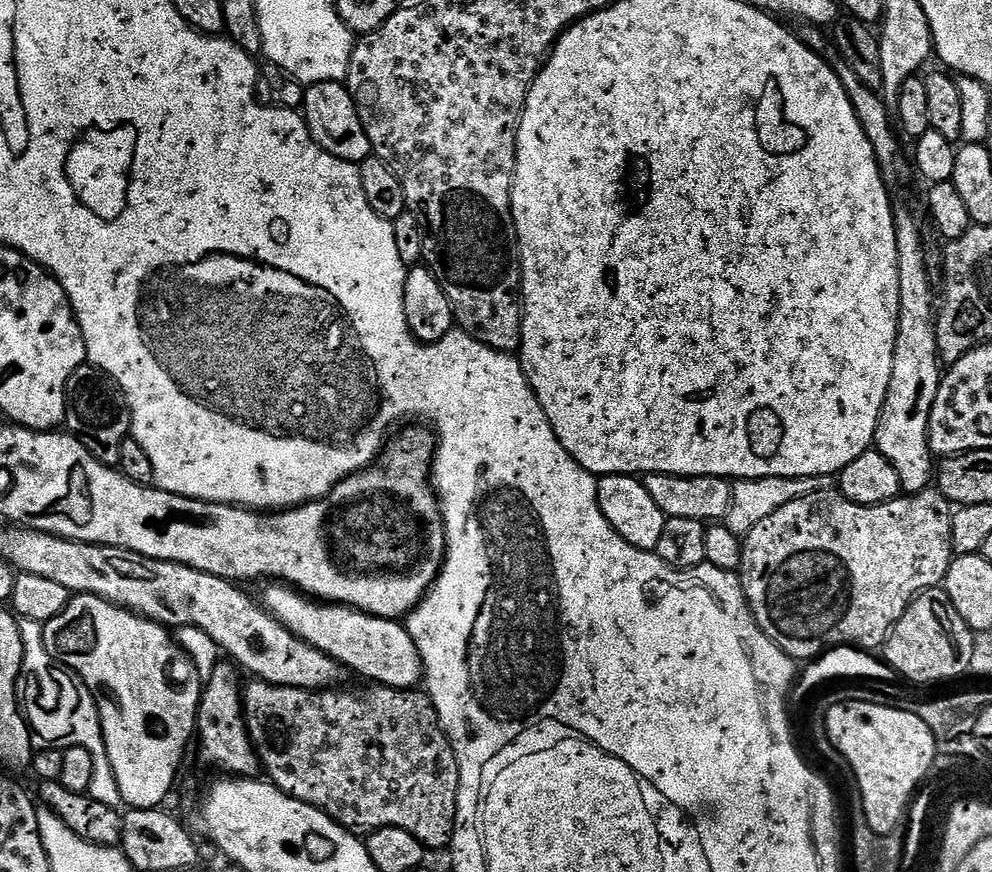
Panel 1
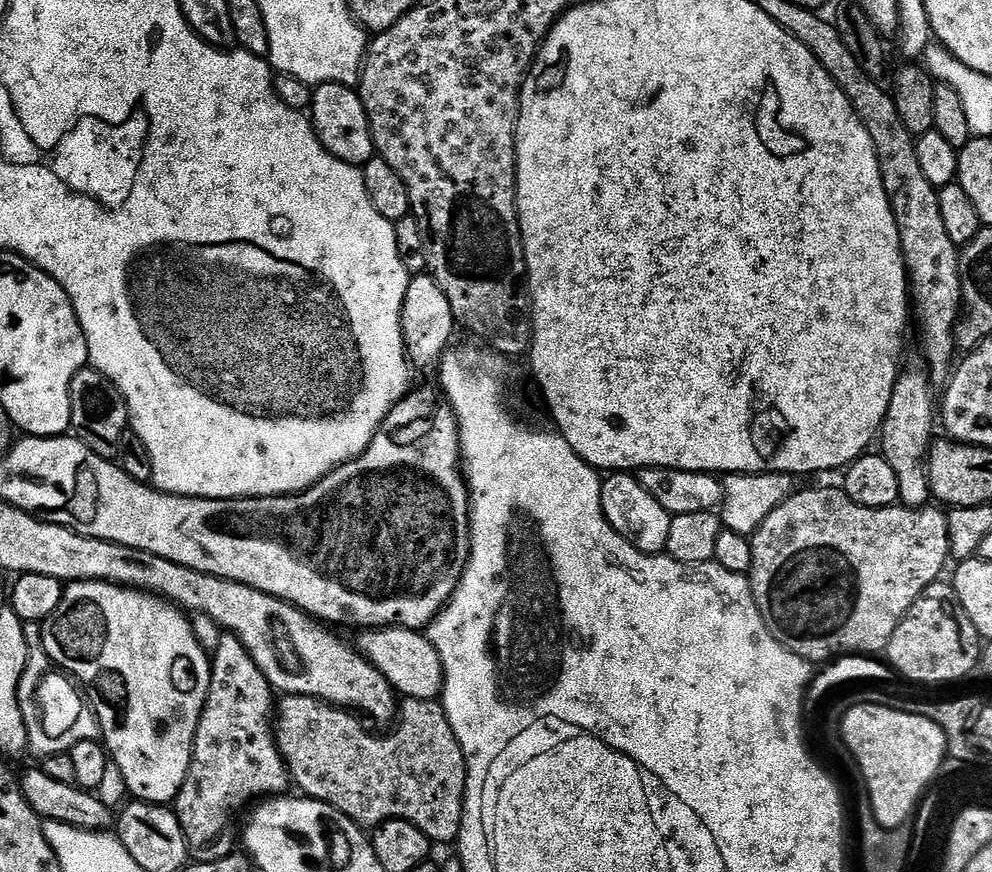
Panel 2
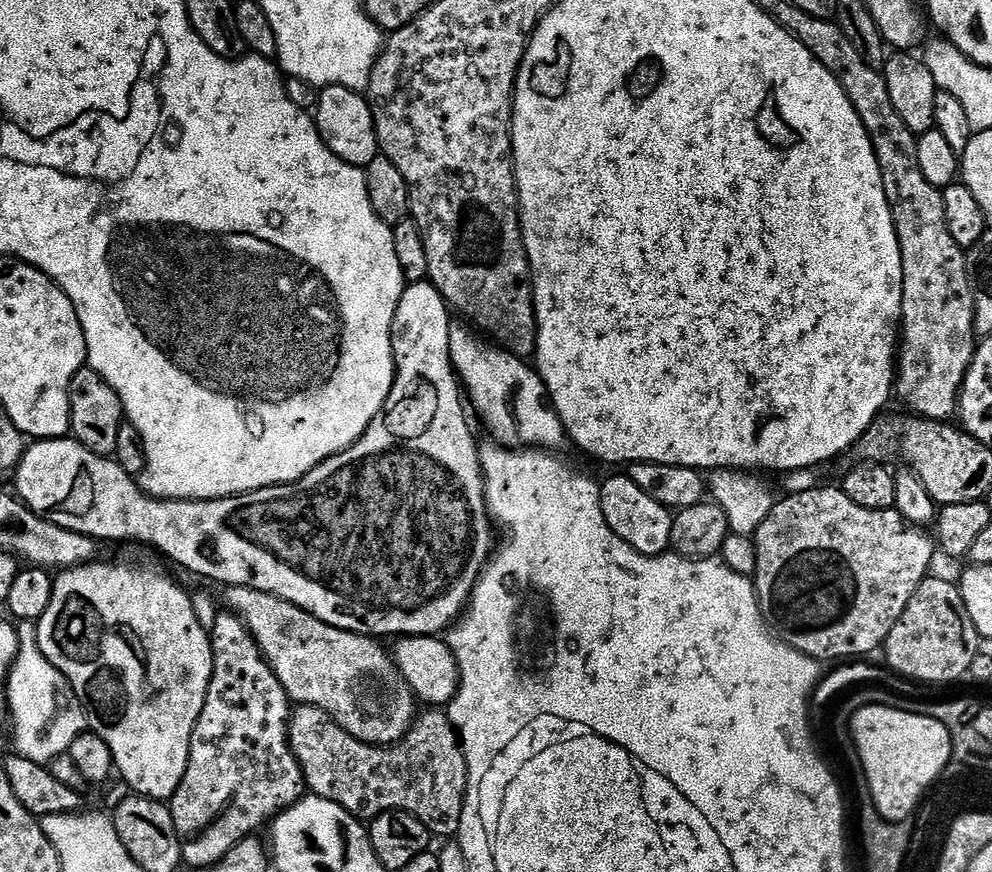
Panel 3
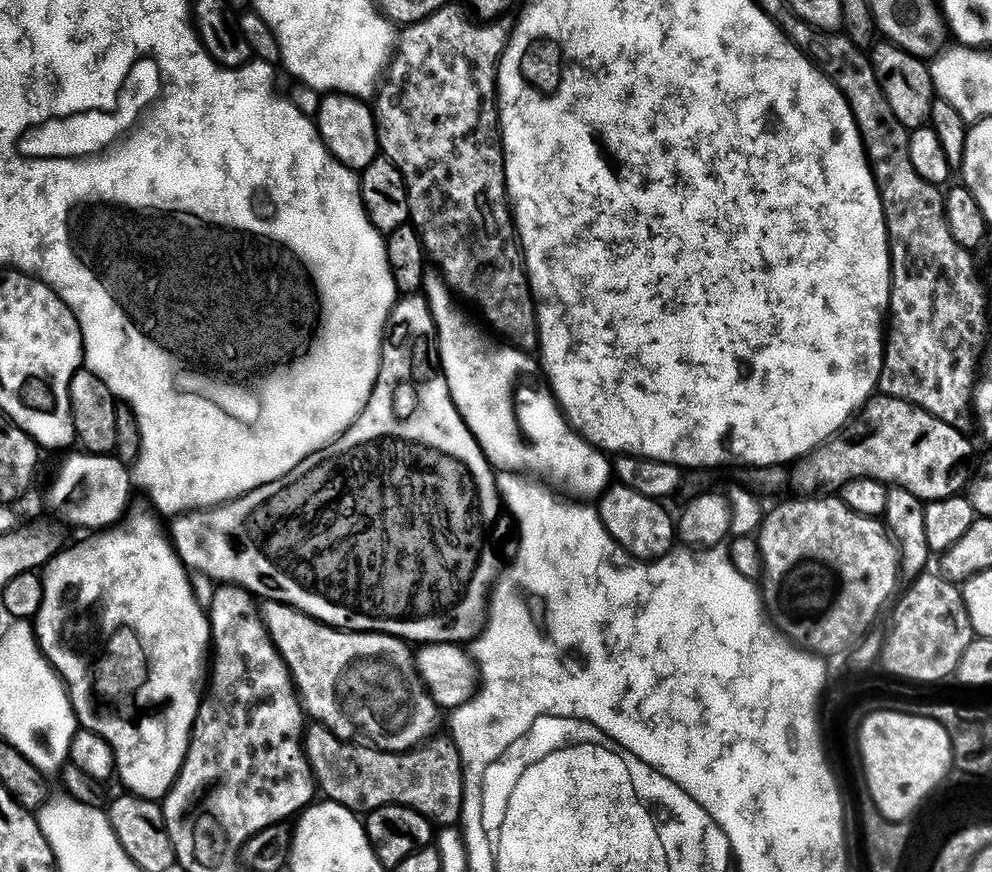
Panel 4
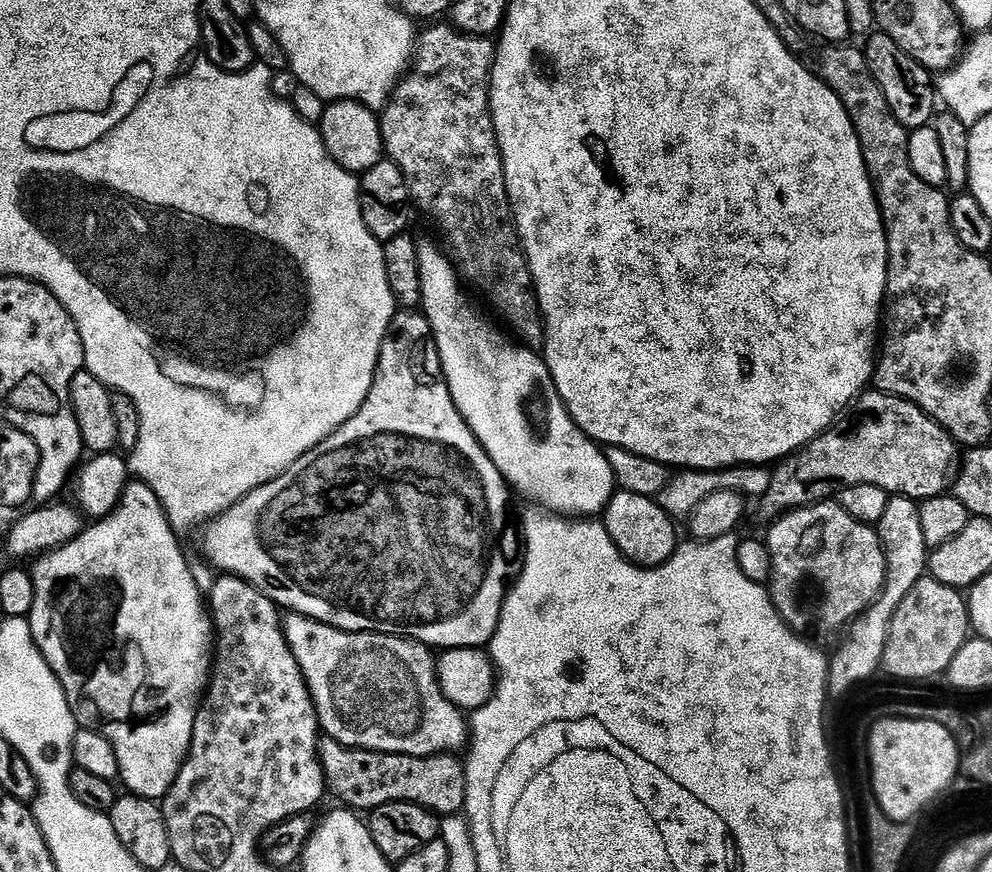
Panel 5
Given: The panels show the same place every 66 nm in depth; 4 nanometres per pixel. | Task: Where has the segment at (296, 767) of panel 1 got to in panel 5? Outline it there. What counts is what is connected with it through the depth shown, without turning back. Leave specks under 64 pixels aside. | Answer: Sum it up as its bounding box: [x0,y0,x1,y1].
[319,736,466,817]

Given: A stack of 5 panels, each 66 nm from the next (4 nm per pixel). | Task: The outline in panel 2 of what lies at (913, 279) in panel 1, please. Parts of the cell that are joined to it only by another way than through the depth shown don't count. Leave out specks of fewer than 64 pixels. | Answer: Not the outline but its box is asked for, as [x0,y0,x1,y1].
[878,371,934,508]

